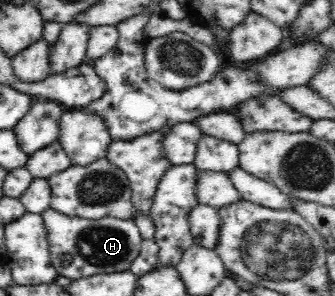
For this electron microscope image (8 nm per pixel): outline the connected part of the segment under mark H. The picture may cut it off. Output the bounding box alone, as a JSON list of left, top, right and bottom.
[40,207,142,280]

